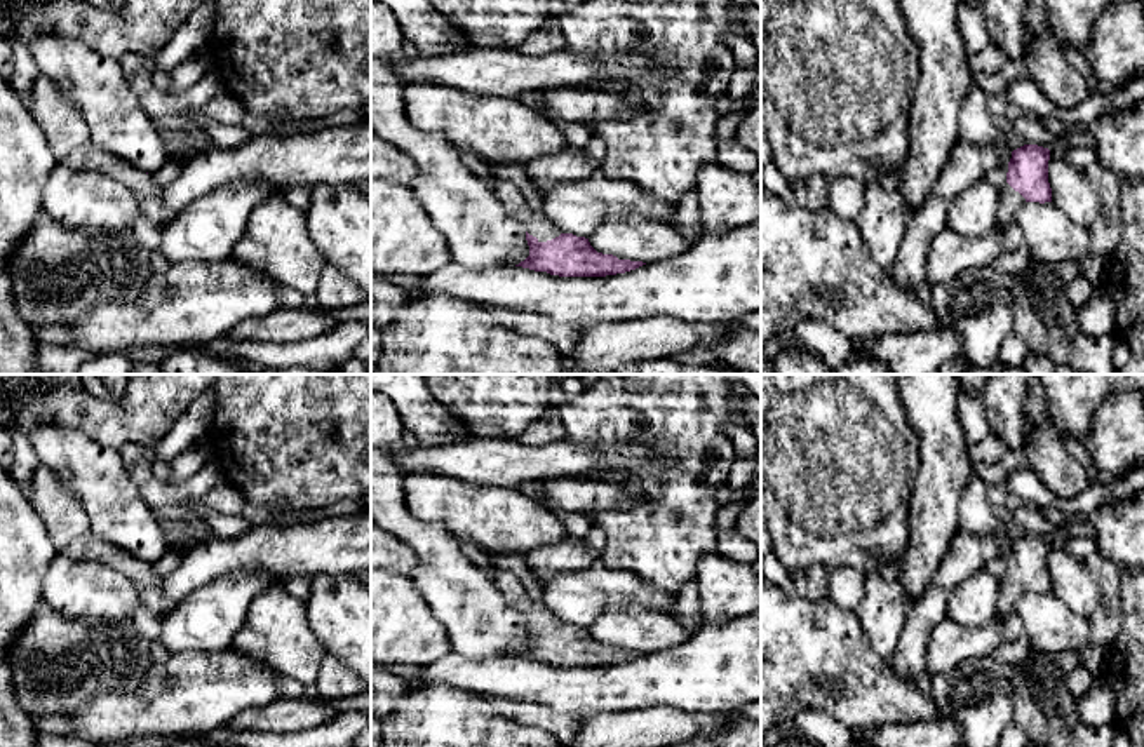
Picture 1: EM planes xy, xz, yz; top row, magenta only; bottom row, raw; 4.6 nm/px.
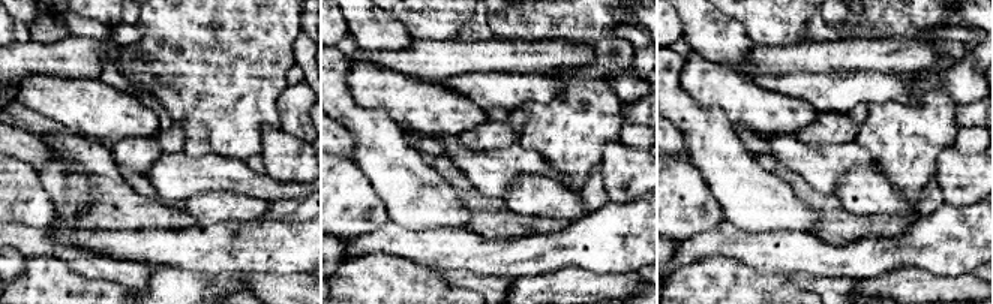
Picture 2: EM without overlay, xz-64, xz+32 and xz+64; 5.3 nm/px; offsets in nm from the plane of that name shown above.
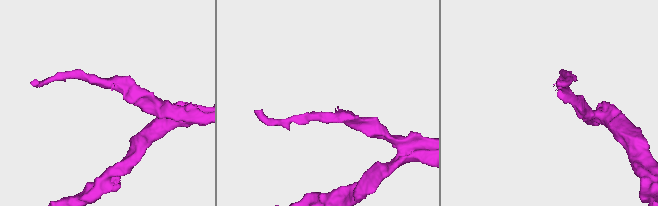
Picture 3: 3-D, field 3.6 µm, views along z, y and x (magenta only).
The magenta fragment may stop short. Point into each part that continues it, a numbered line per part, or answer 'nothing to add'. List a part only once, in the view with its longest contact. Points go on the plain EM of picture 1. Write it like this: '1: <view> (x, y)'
1: xz (538, 615)

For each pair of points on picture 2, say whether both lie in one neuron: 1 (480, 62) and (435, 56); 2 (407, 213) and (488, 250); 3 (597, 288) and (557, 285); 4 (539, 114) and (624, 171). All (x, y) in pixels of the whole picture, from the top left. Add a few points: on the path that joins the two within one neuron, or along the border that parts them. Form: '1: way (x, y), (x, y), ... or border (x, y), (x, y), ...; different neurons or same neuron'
1: way (470, 57), (446, 57); same neuron
2: border (402, 228), (467, 229); different neurons
3: way (587, 288), (567, 286); same neuron
4: border (617, 140), (603, 147), (599, 163); different neurons

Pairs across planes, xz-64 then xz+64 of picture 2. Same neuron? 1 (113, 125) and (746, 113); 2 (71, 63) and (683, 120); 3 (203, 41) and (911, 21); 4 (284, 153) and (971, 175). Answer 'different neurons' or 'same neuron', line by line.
1: same neuron
2: different neurons
3: same neuron
4: same neuron

